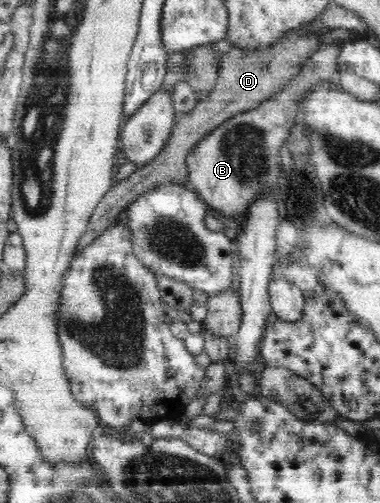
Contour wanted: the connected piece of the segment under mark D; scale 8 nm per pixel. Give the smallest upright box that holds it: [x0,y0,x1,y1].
[75,32,321,253]

